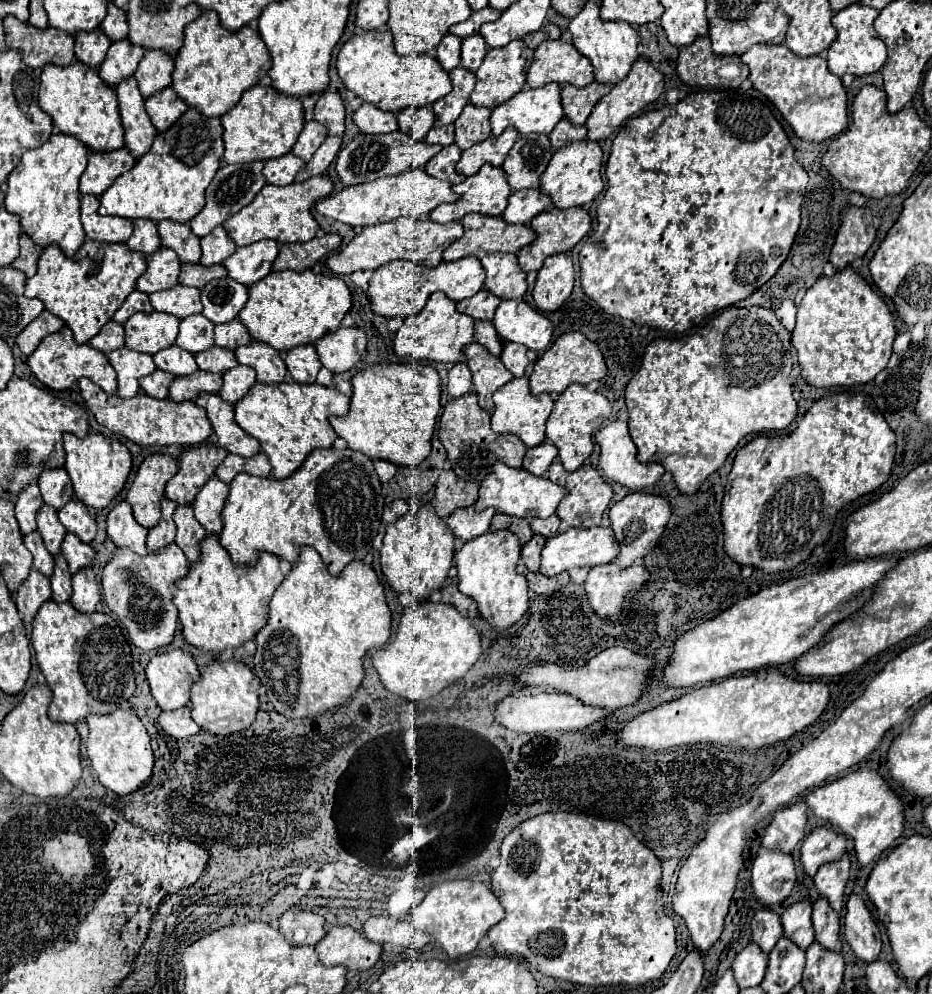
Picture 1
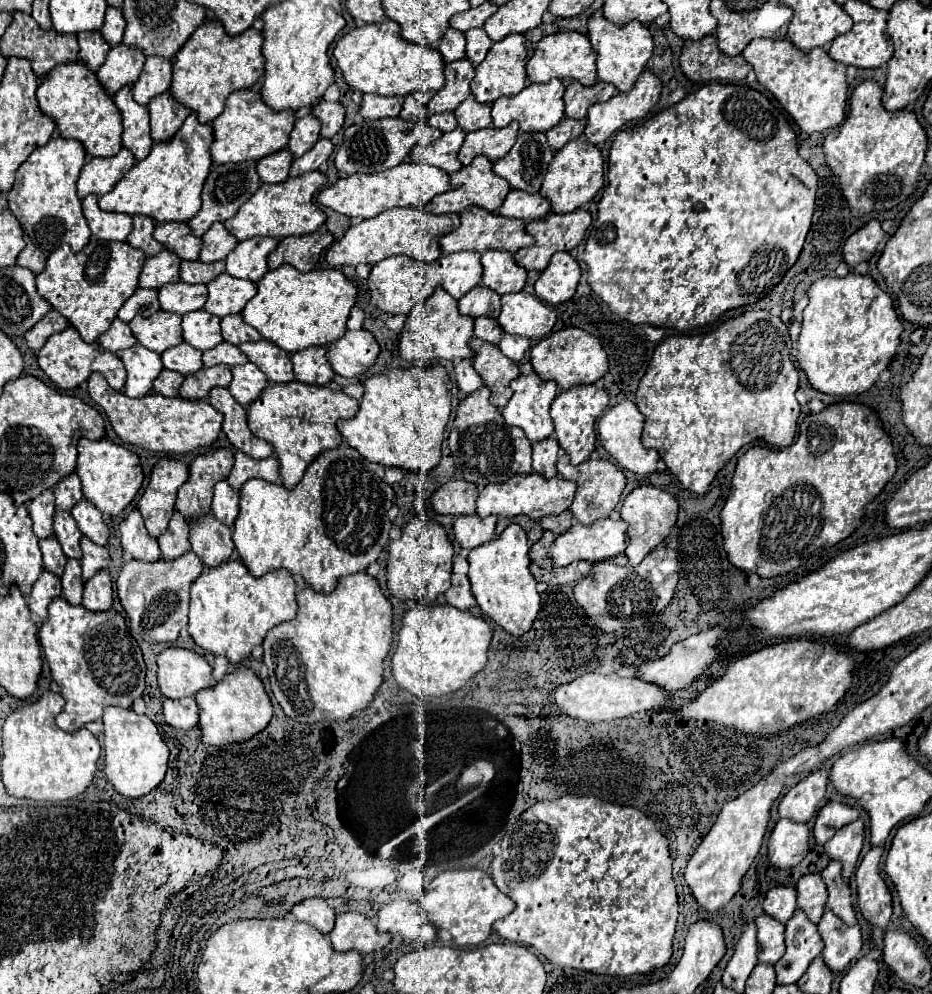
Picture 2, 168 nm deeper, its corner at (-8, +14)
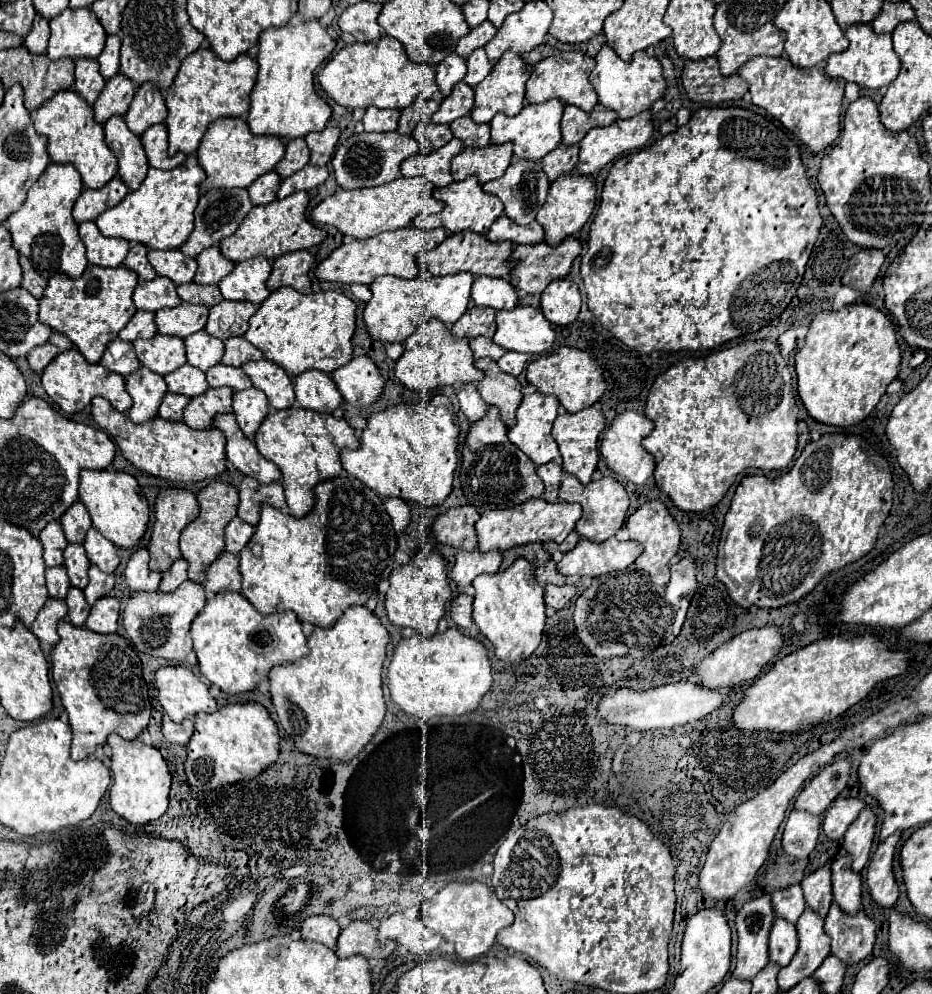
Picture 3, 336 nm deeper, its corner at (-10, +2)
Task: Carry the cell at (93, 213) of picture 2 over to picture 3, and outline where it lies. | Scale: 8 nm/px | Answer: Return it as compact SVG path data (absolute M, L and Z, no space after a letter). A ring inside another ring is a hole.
M87 220L85 224L79 224L79 236L87 248L89 264L115 268L123 264L129 252L129 244L125 244L125 240L101 236L99 228L91 220Z

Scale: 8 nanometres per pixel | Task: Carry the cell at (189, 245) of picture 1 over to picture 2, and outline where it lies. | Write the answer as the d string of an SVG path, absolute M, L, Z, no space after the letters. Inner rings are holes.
M157 224L153 238L163 244L163 248L175 252L181 260L197 260L201 238L191 236L189 226L183 224Z

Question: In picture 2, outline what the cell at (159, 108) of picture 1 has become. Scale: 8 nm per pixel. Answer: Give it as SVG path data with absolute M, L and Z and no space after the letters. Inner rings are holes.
M165 92L163 96L151 100L149 116L151 116L151 138L153 142L167 142L173 138L173 134L181 128L185 118L191 114L187 108L179 108L175 100L171 100L171 94Z

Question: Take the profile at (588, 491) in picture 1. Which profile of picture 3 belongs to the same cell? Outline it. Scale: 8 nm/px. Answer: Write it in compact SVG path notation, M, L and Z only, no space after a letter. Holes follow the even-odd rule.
M569 474L561 482L559 500L577 502L583 506L583 516L575 524L575 532L581 538L589 538L591 542L603 542L603 540L615 536L615 532L621 528L621 524L627 516L627 508L629 508L629 496L627 496L625 488L615 478L609 478L609 476L603 476L599 480L591 480L589 484L581 484L575 476Z

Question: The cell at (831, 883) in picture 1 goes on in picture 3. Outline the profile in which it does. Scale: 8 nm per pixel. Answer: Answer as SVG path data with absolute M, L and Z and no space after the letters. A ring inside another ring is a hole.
M867 806L845 832L843 846L845 846L847 854L853 858L853 872L861 872L869 860L873 834L875 834L875 822L877 822L877 818L871 812L871 808Z

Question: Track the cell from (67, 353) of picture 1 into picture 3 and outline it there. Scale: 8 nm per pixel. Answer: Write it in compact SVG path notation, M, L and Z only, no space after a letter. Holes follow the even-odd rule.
M71 348L71 350L65 350L61 352L61 356L57 356L41 374L41 382L43 382L43 388L47 392L47 396L57 402L65 412L69 414L75 414L79 410L83 410L93 396L103 396L111 402L111 406L119 412L127 412L133 404L131 396L127 394L125 390L125 382L123 382L123 376L117 376L115 372L109 372L107 368L103 368L101 364L89 364L85 360L85 356L77 350L77 348Z

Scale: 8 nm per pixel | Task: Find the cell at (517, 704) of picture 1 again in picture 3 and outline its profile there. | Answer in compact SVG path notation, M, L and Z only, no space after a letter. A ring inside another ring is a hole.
M679 680L675 684L665 684L649 690L635 688L617 688L611 694L605 694L597 704L597 718L625 726L629 730L651 730L651 728L673 728L699 718L705 718L709 712L717 710L723 704L725 696L715 690L705 690L691 680Z

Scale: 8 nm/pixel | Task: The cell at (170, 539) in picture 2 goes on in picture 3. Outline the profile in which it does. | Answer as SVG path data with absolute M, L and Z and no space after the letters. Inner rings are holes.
M177 558L177 562L171 564L169 570L163 572L163 580L161 580L161 590L163 592L173 592L177 588L177 584L181 584L187 578L187 562L185 558Z

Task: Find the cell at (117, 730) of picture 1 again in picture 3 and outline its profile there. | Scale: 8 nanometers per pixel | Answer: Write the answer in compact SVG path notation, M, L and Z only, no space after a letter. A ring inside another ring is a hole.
M117 734L109 736L107 744L111 746L111 774L113 784L109 788L109 804L111 808L133 824L143 824L159 818L167 810L169 802L169 786L171 774L167 770L167 762L153 746L145 744L141 738L125 740Z

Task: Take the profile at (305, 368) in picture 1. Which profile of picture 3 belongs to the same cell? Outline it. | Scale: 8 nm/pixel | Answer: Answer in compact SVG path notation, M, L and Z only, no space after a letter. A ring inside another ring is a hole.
M309 370L295 378L295 398L303 408L317 412L333 412L343 400L331 376L317 370Z

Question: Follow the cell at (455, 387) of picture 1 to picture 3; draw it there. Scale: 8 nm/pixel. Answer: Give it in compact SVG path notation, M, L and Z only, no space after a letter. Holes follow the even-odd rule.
M463 384L463 386L459 386L459 390L457 390L457 400L459 400L459 404L461 404L461 412L463 412L471 422L479 420L479 418L485 414L487 404L485 404L485 400L479 396L475 384Z

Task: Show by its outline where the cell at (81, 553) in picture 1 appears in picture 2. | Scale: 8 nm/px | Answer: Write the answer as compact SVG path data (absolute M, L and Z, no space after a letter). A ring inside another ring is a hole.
M85 536L81 540L81 548L83 548L83 558L81 558L83 580L89 580L99 570L109 568L109 552L105 548L99 548L97 544L91 544L91 540L87 540Z

